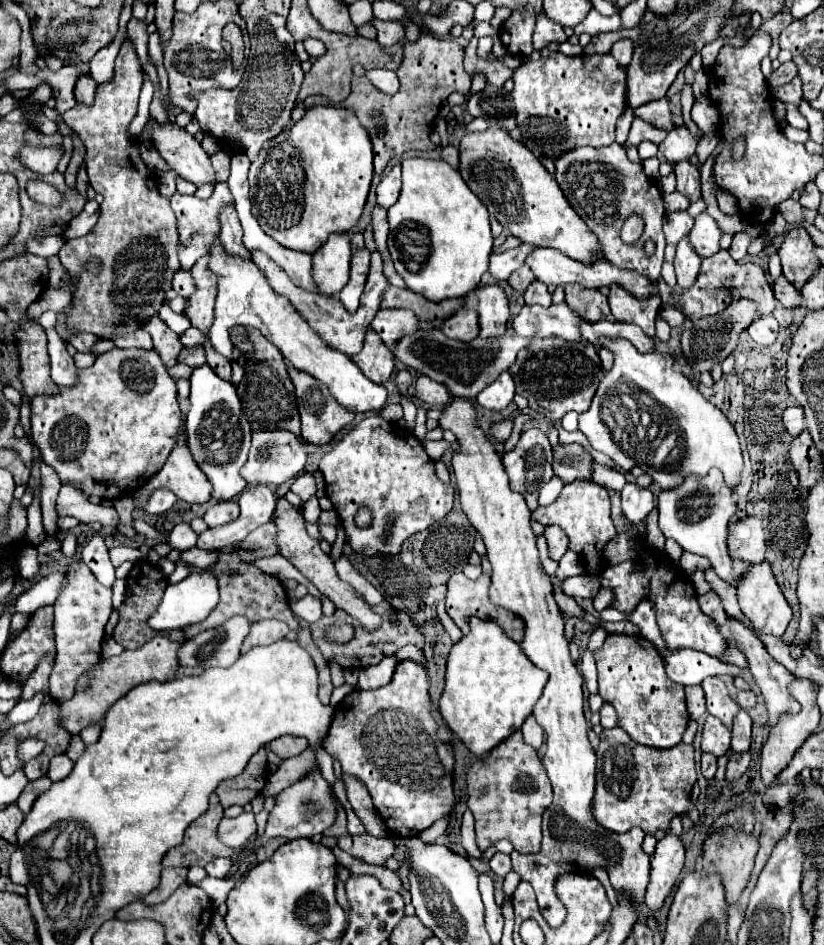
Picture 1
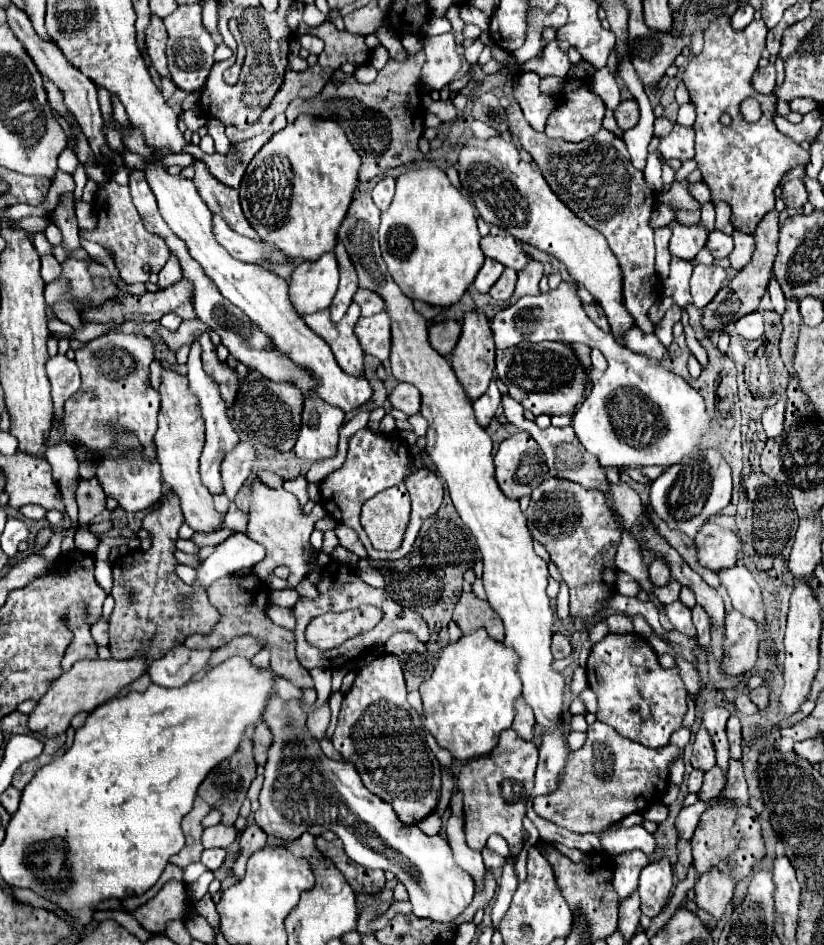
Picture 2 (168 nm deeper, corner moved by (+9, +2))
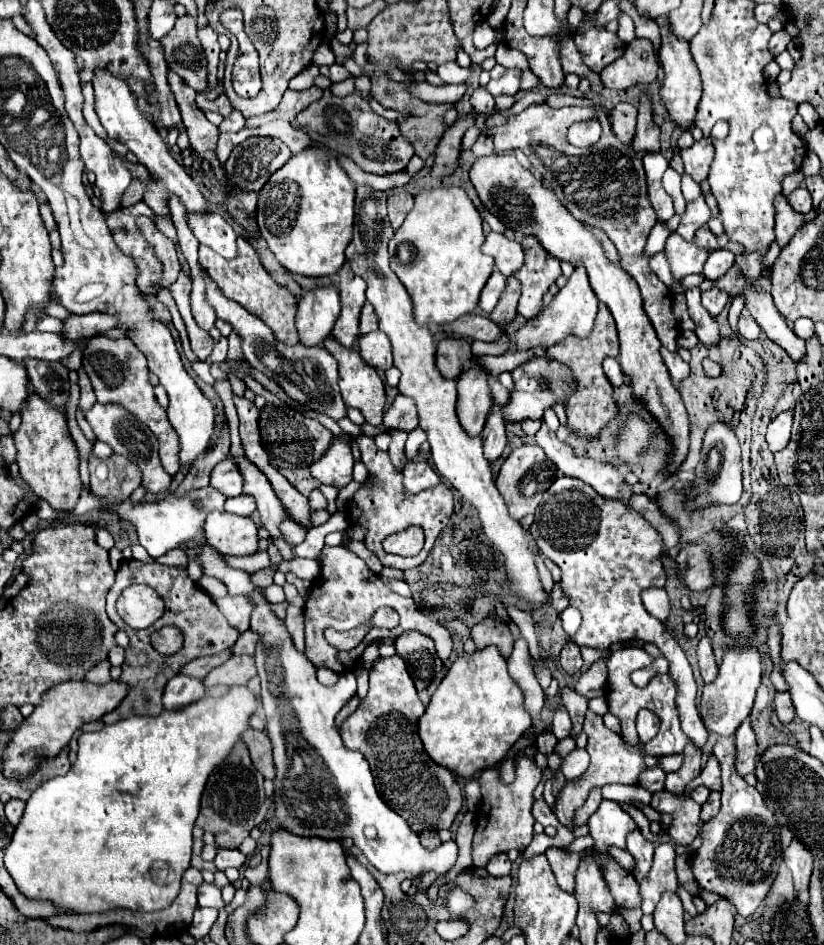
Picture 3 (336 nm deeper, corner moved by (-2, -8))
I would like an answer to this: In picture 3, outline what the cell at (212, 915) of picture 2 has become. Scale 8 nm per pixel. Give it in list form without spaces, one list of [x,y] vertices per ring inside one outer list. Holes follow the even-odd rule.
[[[203,882],[201,888],[199,888],[199,906],[211,906],[211,908],[221,910],[221,908],[225,908],[227,904],[223,902],[219,888],[215,888],[213,884],[205,884],[205,882]]]

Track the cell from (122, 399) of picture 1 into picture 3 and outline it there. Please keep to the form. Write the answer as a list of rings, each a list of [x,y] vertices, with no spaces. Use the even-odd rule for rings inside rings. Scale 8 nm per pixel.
[[[95,336],[89,340],[87,350],[83,350],[83,368],[89,374],[93,390],[97,394],[97,402],[119,404],[151,428],[151,432],[159,440],[161,464],[171,476],[175,476],[179,472],[179,462],[175,458],[179,440],[175,438],[175,430],[167,420],[165,408],[161,408],[161,404],[153,394],[153,384],[149,382],[149,368],[147,368],[145,354],[133,344],[133,340],[109,340],[103,336]]]

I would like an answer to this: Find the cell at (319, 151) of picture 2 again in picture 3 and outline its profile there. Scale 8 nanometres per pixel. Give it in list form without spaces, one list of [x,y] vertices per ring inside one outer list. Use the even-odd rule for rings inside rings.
[[[311,142],[307,148],[293,154],[275,174],[271,174],[257,196],[255,220],[259,232],[283,268],[301,276],[333,276],[343,266],[345,248],[353,236],[355,184],[339,164],[335,150],[321,142]]]

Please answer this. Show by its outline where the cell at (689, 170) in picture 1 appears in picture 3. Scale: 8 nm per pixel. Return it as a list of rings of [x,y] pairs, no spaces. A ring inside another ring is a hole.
[[[701,226],[701,228],[697,228],[693,242],[695,242],[697,246],[701,246],[701,248],[707,248],[707,250],[715,250],[715,248],[719,248],[717,238],[715,238],[715,234],[709,230],[709,226]]]

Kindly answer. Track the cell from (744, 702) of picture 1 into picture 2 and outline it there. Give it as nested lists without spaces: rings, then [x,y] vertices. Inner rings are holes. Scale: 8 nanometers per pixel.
[[[760,686],[760,688],[750,690],[748,696],[750,696],[750,700],[752,700],[760,710],[768,706],[768,688],[766,688],[766,686]]]

